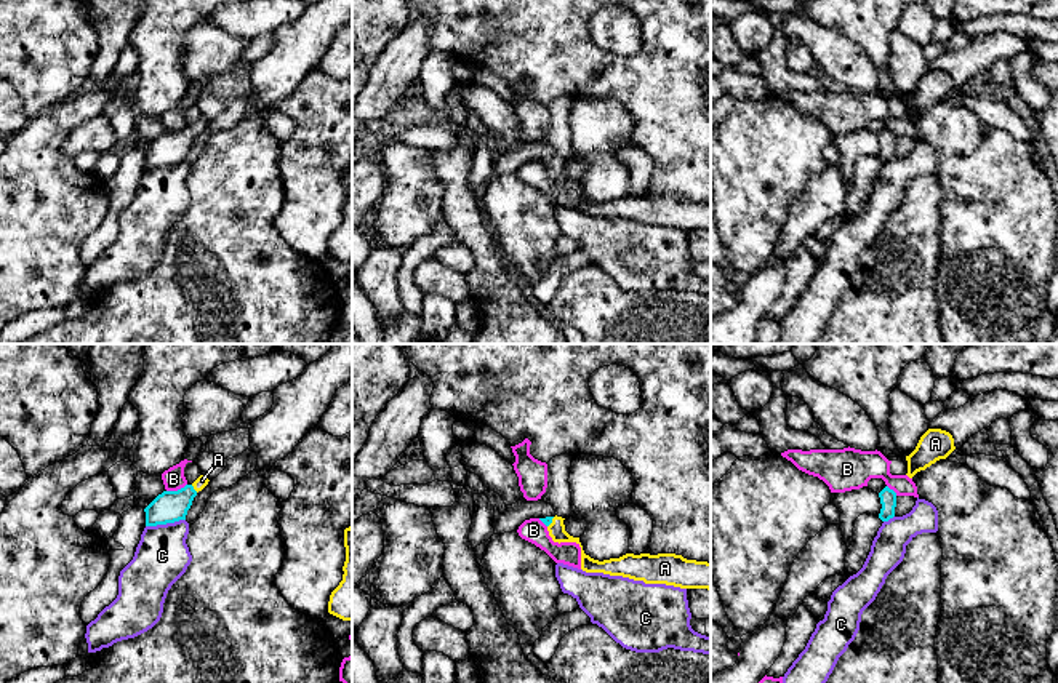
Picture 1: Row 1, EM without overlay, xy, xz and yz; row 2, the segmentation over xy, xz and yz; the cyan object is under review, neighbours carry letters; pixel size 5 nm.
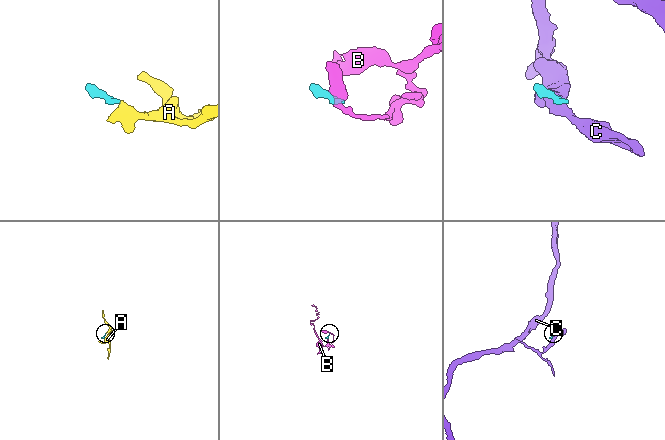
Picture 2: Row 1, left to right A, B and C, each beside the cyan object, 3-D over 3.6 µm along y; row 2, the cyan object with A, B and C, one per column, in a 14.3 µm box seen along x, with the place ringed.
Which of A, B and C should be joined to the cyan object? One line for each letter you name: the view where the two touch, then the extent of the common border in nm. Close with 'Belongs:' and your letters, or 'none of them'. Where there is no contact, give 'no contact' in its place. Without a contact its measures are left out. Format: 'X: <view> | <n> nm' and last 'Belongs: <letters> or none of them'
A: xy | 50 nm
Belongs: A

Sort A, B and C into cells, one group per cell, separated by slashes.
A / B / C

